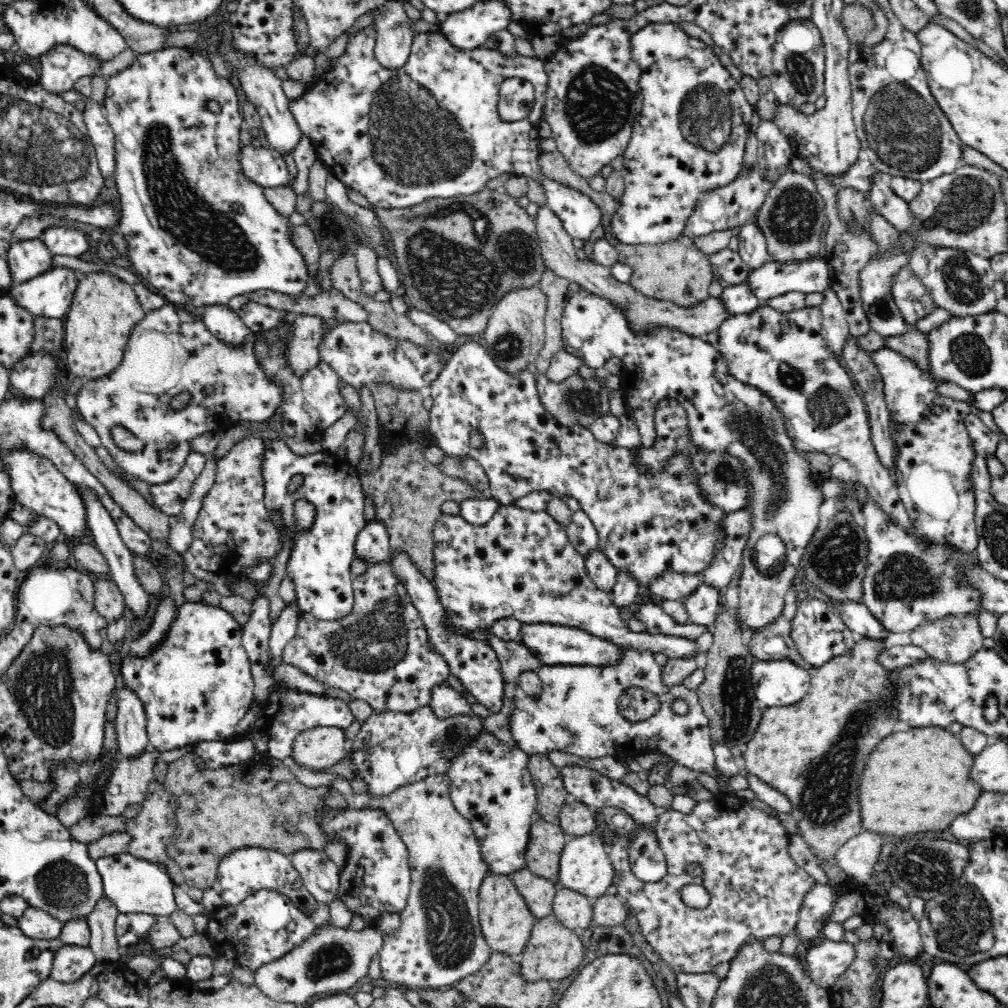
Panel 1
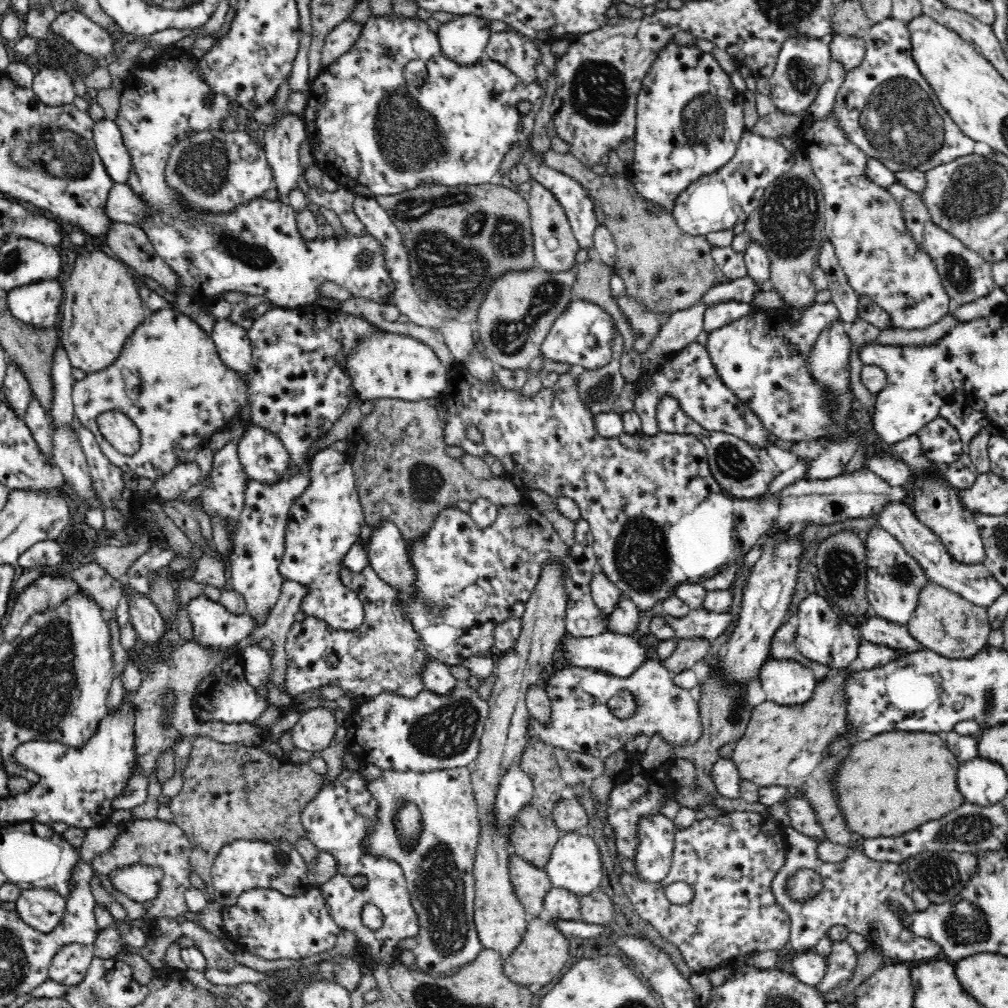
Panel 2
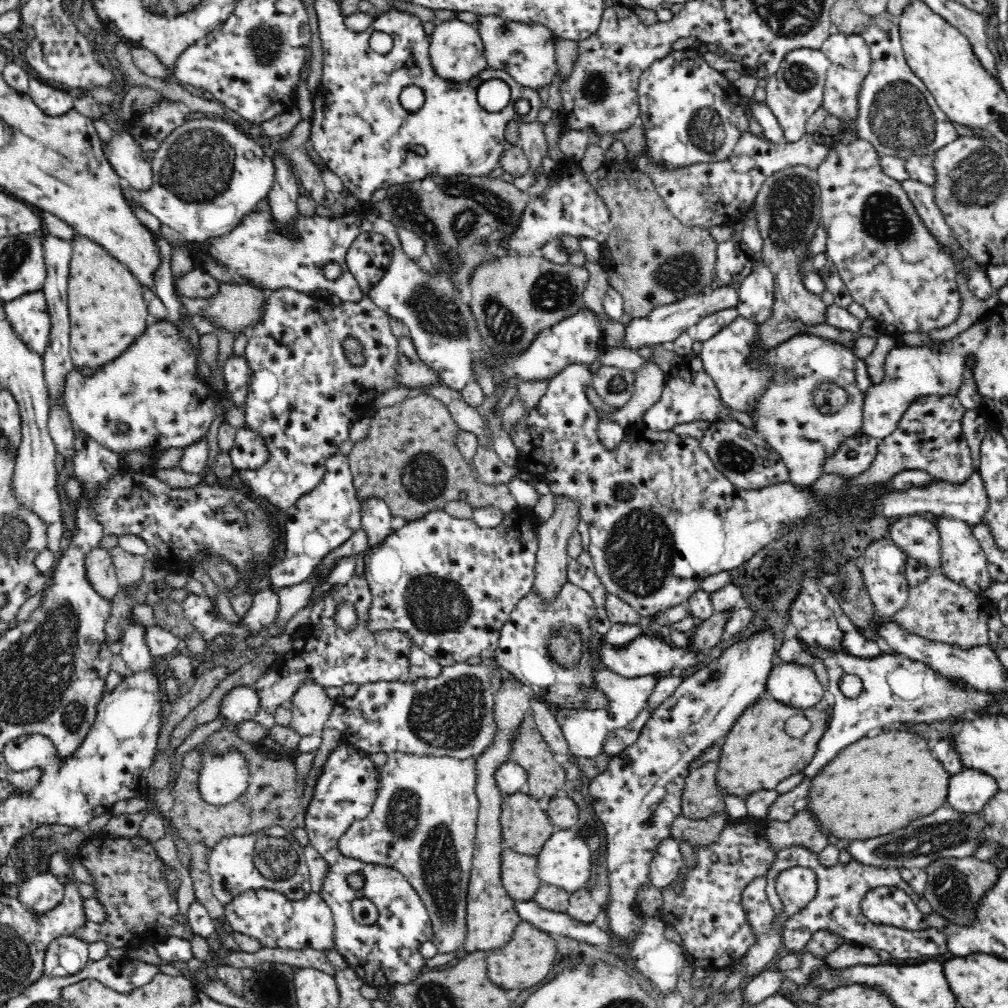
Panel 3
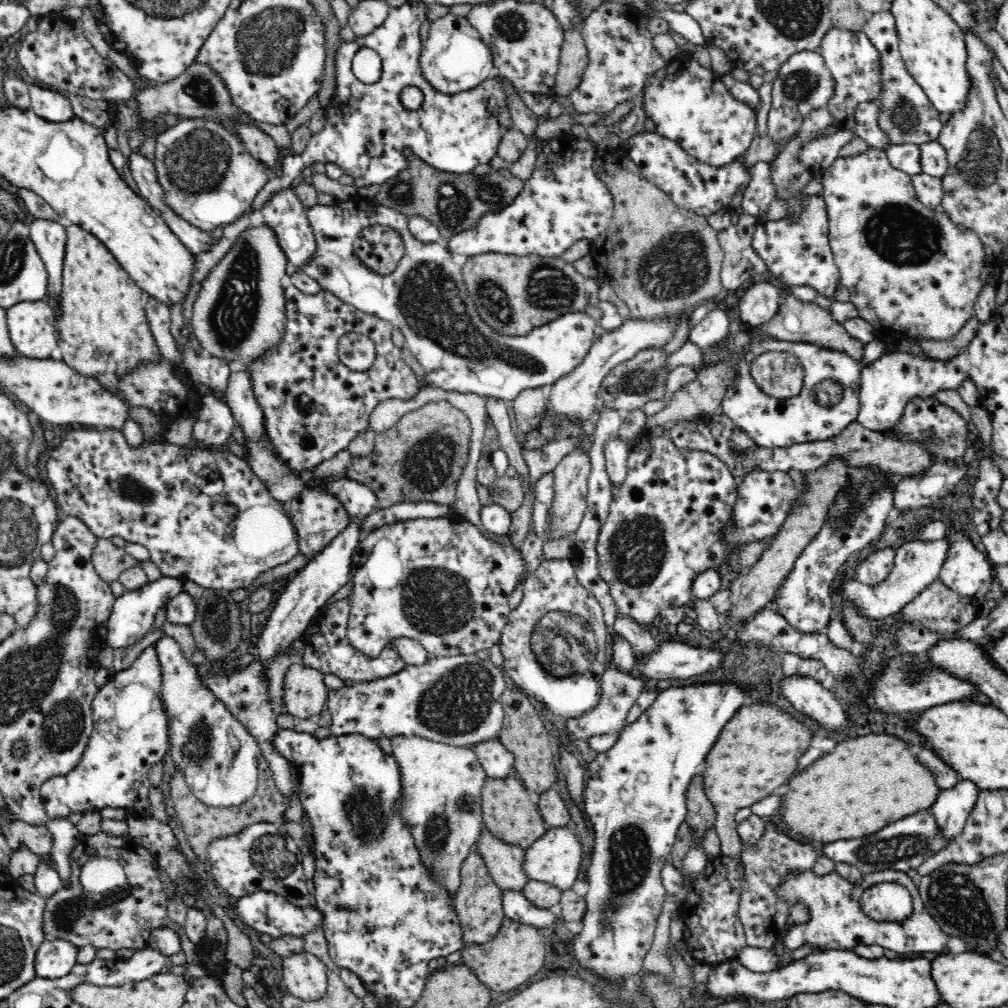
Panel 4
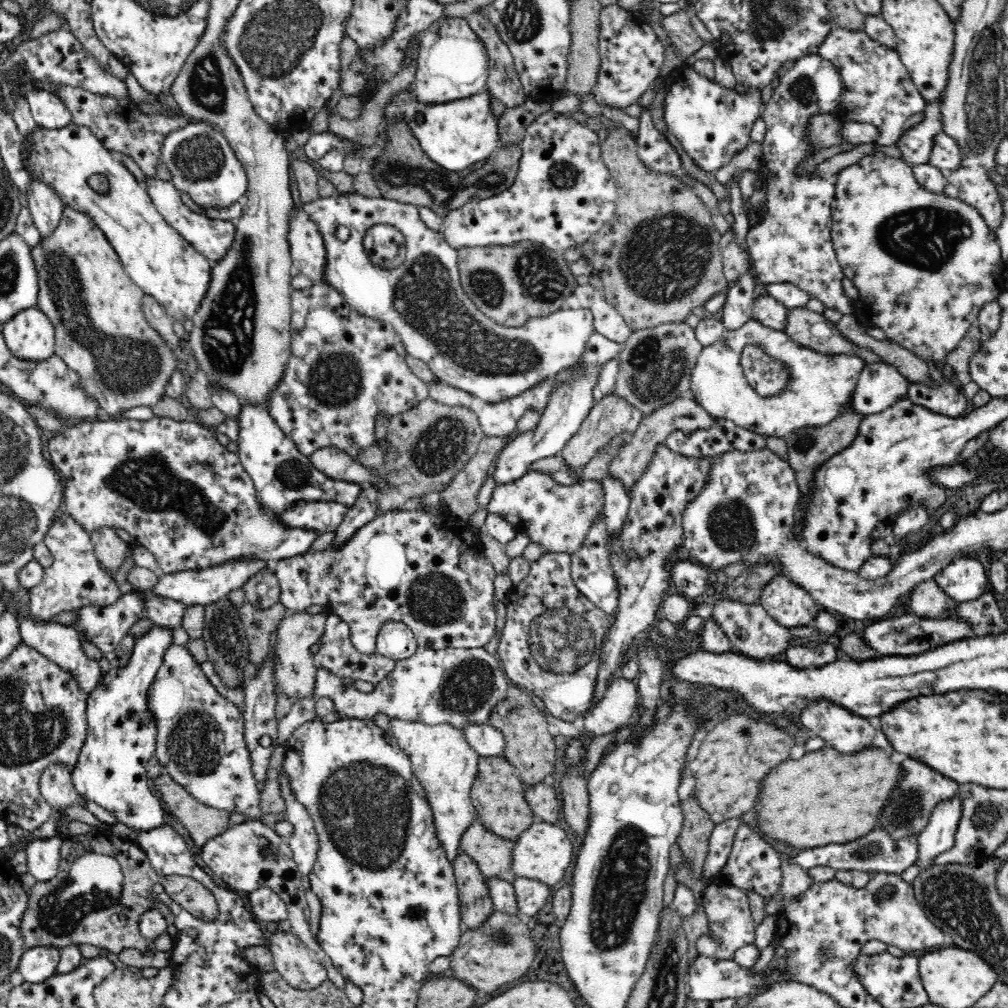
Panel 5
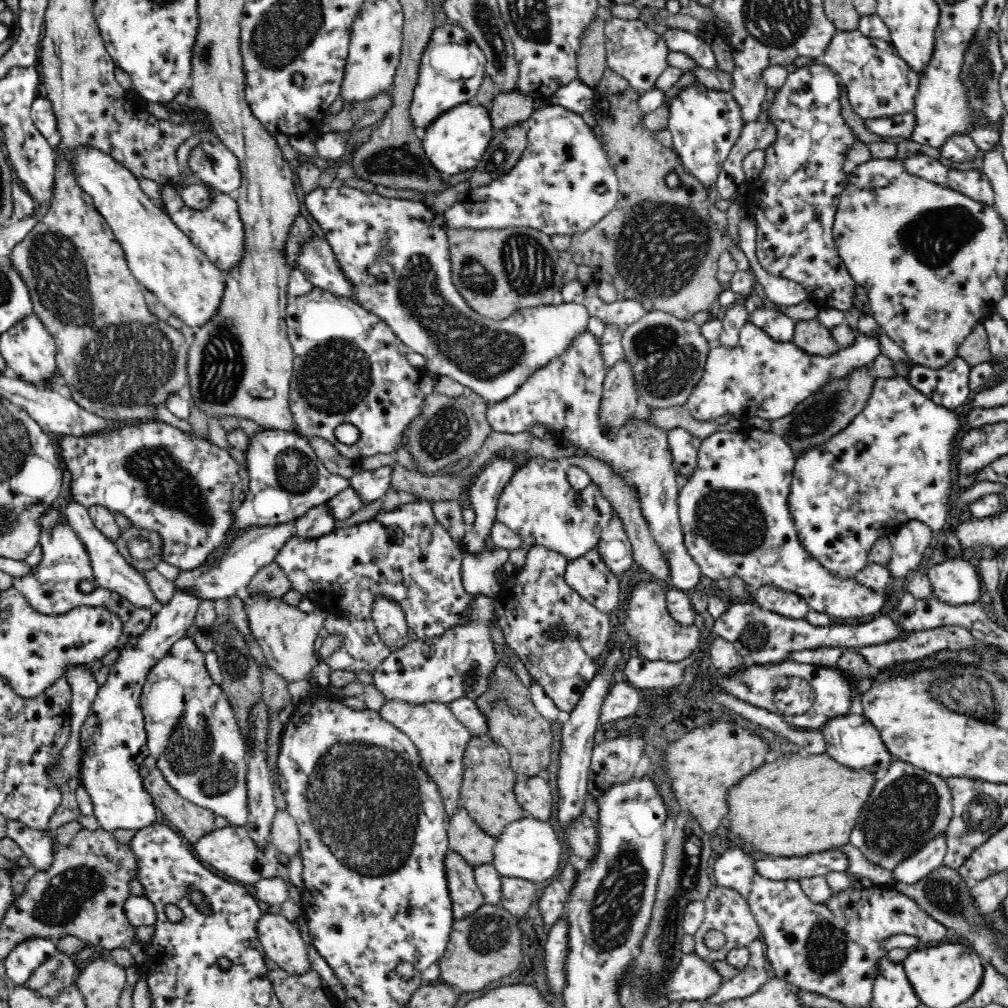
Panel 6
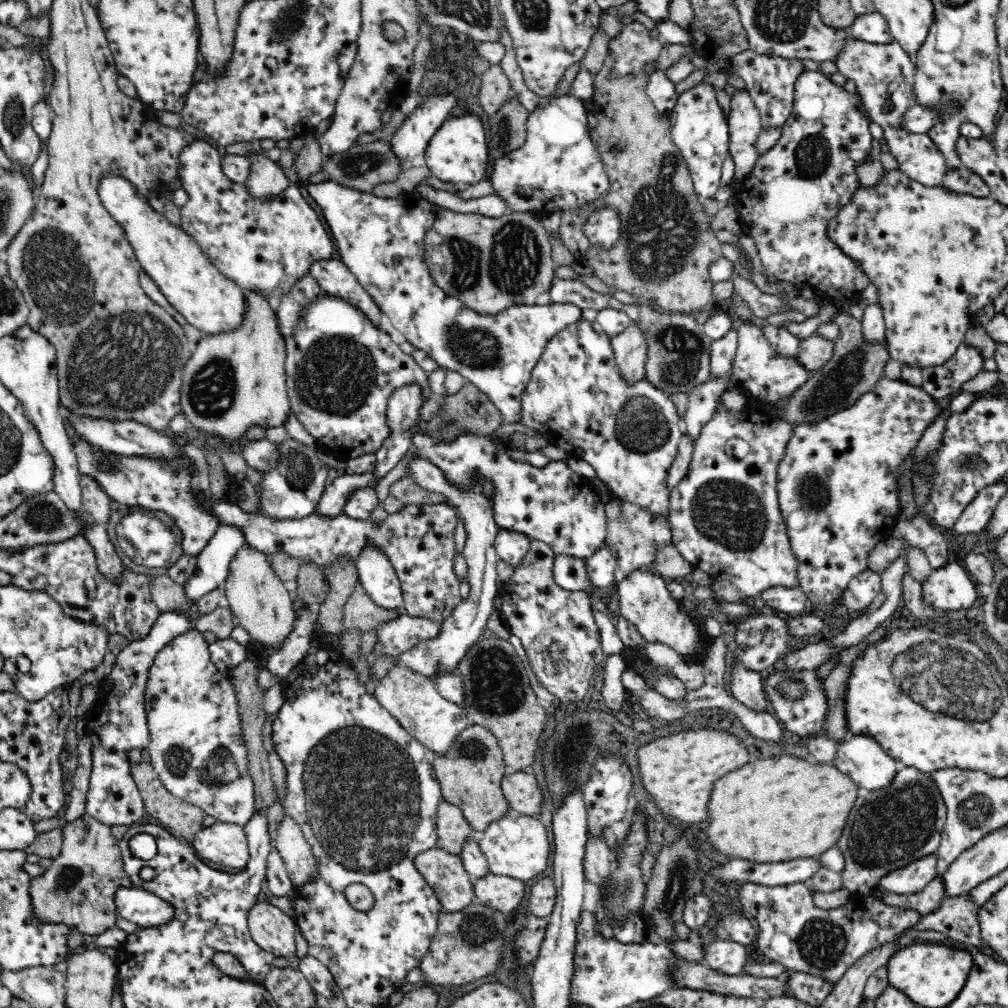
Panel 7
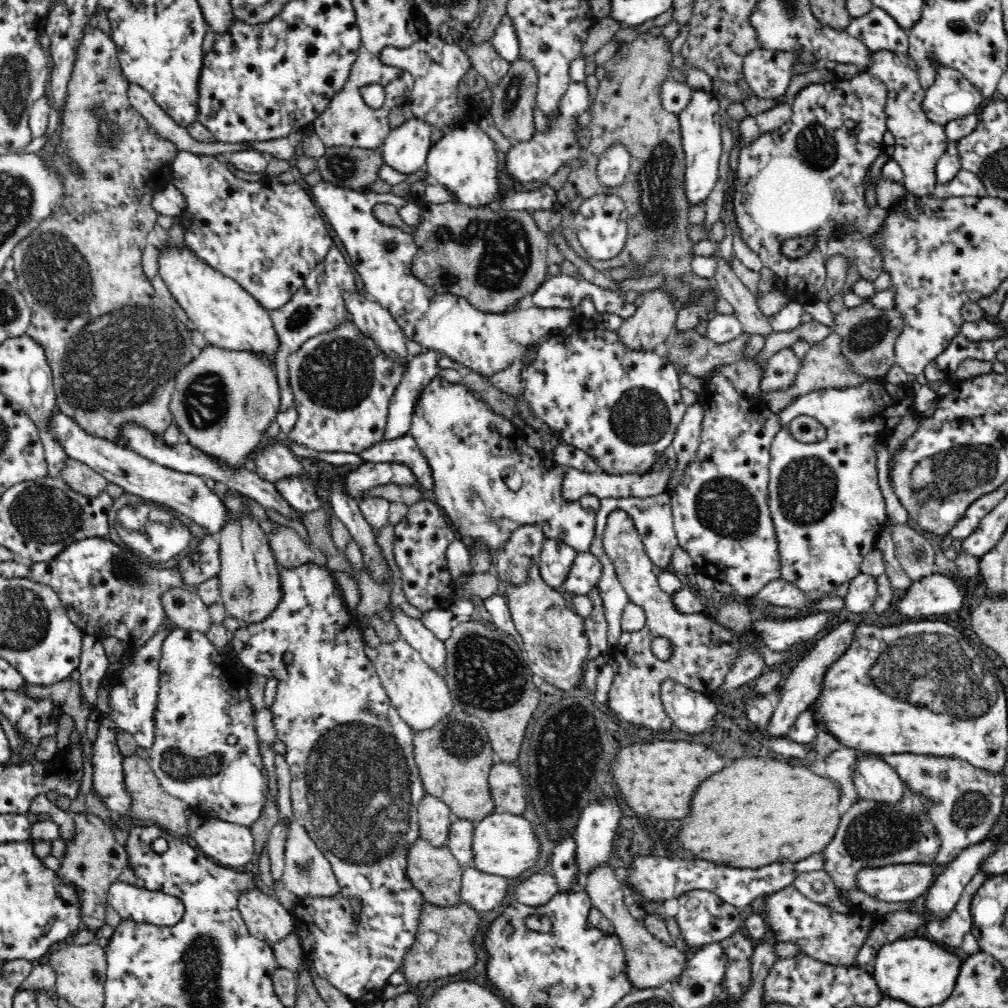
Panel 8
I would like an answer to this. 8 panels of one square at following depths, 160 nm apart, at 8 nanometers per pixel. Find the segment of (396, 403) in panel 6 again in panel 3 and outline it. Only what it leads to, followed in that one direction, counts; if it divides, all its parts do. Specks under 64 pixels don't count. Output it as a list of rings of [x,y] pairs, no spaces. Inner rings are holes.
[[[282,288],[282,290],[276,290],[274,292],[270,292],[268,296],[265,298],[265,304],[263,305],[263,314],[262,314],[261,320],[252,328],[252,330],[249,331],[249,336],[248,336],[249,338],[247,342],[248,346],[246,346],[245,356],[246,356],[246,361],[248,361],[248,365],[250,366],[250,369],[252,372],[251,372],[251,378],[250,378],[250,383],[249,383],[249,390],[248,390],[248,394],[246,394],[246,402],[244,402],[243,408],[245,410],[245,415],[247,419],[246,426],[250,427],[250,429],[256,430],[258,432],[258,435],[260,435],[260,437],[262,437],[262,439],[265,440],[265,442],[267,442],[267,447],[271,455],[269,456],[268,460],[262,465],[262,468],[259,468],[258,470],[239,469],[236,472],[236,480],[237,480],[238,487],[242,487],[242,489],[244,489],[244,491],[246,491],[246,493],[248,493],[250,497],[256,499],[256,501],[260,501],[260,506],[266,507],[268,512],[270,512],[272,516],[276,517],[277,520],[281,523],[281,527],[282,527],[282,523],[284,522],[284,518],[286,518],[287,510],[290,507],[293,507],[294,503],[303,494],[306,494],[307,492],[314,490],[314,487],[318,486],[319,482],[322,482],[322,479],[324,478],[324,466],[326,464],[326,460],[328,460],[328,458],[330,458],[330,456],[332,456],[333,454],[338,453],[338,445],[344,442],[344,440],[349,439],[350,428],[361,418],[360,416],[369,415],[369,412],[372,409],[372,404],[376,396],[380,396],[380,394],[382,394],[384,390],[390,390],[390,388],[394,388],[394,386],[396,386],[396,381],[394,381],[394,374],[396,374],[397,363],[399,360],[399,352],[398,352],[399,338],[394,336],[394,334],[392,333],[392,330],[390,330],[390,318],[391,317],[387,313],[384,313],[381,309],[378,309],[378,306],[375,306],[367,297],[362,298],[362,301],[354,302],[354,303],[343,302],[343,301],[339,302],[332,298],[320,298],[319,296],[314,296],[311,298],[310,296],[307,296],[306,294],[301,294],[301,292],[289,290],[288,288]],[[348,337],[353,337],[354,339],[358,340],[360,345],[362,346],[362,353],[363,353],[365,361],[363,365],[361,364],[361,366],[356,366],[349,361],[349,358],[343,346],[343,342]]]

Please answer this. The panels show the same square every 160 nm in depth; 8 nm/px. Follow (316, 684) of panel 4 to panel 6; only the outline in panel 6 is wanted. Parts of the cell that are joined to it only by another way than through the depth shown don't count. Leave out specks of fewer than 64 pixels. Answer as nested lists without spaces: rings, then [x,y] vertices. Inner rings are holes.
[[[255,595],[248,604],[247,617],[250,630],[256,642],[263,650],[263,656],[267,664],[278,673],[288,684],[311,678],[311,670],[316,663],[315,642],[323,634],[323,624],[328,613],[322,608],[316,607],[312,611],[300,610],[297,606],[282,602],[264,595]]]

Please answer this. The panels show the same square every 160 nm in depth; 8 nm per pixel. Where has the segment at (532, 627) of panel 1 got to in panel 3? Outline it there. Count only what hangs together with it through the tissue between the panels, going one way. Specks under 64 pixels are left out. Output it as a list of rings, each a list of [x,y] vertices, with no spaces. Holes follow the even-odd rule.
[[[644,634],[630,640],[626,646],[612,646],[605,641],[600,640],[595,647],[594,653],[598,653],[598,658],[604,666],[604,669],[610,669],[612,672],[624,678],[636,678],[654,674],[658,678],[666,677],[671,673],[680,672],[684,668],[690,668],[698,664],[698,659],[688,648],[676,648],[672,644],[666,643],[655,637],[647,637]]]

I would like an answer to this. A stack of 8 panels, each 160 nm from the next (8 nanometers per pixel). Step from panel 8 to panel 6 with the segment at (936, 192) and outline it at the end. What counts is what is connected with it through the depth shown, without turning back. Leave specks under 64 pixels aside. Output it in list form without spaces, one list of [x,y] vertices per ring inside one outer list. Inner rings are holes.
[[[956,168],[949,169],[947,186],[952,190],[958,191],[975,201],[994,204],[994,190],[991,185],[990,176],[985,170],[972,169],[961,171]]]

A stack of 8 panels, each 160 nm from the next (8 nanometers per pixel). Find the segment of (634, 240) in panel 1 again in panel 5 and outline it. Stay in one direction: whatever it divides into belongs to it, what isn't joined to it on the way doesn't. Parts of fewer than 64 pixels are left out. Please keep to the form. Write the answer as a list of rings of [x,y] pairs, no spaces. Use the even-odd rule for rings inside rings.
[[[688,63],[674,68],[665,76],[665,82],[663,113],[667,129],[702,170],[714,174],[748,146],[752,127],[760,122],[766,104],[762,99],[762,89],[739,94],[701,75]]]

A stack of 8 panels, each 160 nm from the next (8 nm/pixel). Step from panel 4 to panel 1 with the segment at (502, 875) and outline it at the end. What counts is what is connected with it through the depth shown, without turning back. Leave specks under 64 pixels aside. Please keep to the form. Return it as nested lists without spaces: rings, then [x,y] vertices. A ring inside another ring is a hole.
[[[527,868],[512,873],[510,877],[534,917],[541,919],[553,914],[556,884]]]

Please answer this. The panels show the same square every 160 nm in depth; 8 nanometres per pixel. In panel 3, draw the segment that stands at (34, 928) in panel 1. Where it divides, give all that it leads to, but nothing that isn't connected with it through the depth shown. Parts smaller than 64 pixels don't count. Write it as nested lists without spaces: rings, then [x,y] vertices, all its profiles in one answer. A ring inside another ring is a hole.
[[[55,870],[26,877],[18,886],[18,901],[37,918],[50,914],[66,894],[65,885],[57,877]]]

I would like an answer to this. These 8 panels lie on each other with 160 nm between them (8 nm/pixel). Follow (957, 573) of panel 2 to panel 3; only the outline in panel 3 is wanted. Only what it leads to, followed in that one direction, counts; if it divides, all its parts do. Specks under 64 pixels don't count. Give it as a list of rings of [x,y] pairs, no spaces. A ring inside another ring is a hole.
[[[914,514],[891,518],[888,536],[907,555],[921,562],[929,575],[943,574],[940,535],[936,524]]]

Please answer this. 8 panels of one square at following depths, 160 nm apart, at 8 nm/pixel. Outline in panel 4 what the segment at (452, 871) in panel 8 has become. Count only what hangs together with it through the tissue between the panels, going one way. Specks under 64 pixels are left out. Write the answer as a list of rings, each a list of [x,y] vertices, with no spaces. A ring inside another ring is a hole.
[[[475,848],[462,863],[461,885],[455,894],[455,912],[462,930],[462,946],[484,944],[493,939],[506,922],[504,905],[502,905],[503,890],[489,874],[482,855]]]

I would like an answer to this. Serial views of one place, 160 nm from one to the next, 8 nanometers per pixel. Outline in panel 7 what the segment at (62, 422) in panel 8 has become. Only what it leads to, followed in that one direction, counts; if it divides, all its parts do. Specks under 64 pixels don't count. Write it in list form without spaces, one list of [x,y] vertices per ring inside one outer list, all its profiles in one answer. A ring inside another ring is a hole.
[[[221,499],[215,500],[213,514],[221,524],[243,528],[247,543],[267,557],[284,553],[300,559],[301,566],[317,566],[323,574],[328,568],[334,568],[336,562],[351,562],[358,574],[361,552],[368,545],[380,549],[397,573],[408,616],[426,618],[441,625],[463,600],[454,571],[456,510],[448,502],[406,504],[402,510],[376,523],[370,519],[356,520],[344,513],[331,519],[312,513],[298,520],[276,520],[243,512],[237,504]]]

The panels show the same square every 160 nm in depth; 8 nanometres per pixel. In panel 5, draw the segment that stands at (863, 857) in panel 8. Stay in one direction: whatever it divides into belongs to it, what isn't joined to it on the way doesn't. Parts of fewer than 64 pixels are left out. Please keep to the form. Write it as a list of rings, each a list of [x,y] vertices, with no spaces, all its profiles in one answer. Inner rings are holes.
[[[910,756],[902,762],[902,766],[904,766],[904,780],[900,782],[900,786],[890,796],[890,802],[884,808],[884,812],[880,816],[880,824],[878,824],[878,828],[886,828],[892,834],[892,839],[902,839],[911,836],[913,833],[920,834],[928,824],[931,811],[940,802],[953,798],[958,793],[960,786],[954,780],[938,774],[936,770],[930,770],[930,766],[918,762]],[[920,796],[922,796],[922,806],[914,806],[914,802]],[[910,806],[914,806],[916,810],[910,810]]]

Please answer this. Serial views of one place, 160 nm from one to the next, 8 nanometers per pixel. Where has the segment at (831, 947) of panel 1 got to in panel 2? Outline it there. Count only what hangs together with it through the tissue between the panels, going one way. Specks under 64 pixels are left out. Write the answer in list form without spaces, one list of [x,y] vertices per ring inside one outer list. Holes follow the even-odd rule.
[[[814,950],[802,952],[797,957],[792,957],[788,962],[792,966],[793,975],[805,985],[817,987],[825,977],[828,959]]]

